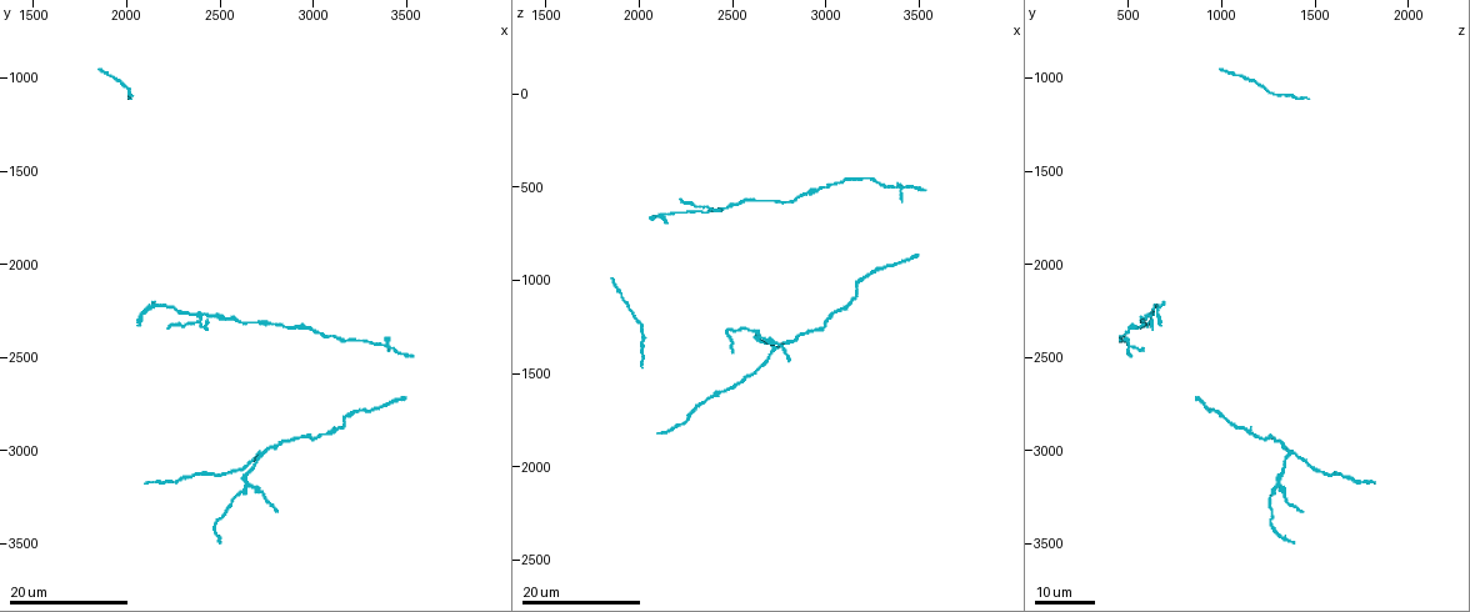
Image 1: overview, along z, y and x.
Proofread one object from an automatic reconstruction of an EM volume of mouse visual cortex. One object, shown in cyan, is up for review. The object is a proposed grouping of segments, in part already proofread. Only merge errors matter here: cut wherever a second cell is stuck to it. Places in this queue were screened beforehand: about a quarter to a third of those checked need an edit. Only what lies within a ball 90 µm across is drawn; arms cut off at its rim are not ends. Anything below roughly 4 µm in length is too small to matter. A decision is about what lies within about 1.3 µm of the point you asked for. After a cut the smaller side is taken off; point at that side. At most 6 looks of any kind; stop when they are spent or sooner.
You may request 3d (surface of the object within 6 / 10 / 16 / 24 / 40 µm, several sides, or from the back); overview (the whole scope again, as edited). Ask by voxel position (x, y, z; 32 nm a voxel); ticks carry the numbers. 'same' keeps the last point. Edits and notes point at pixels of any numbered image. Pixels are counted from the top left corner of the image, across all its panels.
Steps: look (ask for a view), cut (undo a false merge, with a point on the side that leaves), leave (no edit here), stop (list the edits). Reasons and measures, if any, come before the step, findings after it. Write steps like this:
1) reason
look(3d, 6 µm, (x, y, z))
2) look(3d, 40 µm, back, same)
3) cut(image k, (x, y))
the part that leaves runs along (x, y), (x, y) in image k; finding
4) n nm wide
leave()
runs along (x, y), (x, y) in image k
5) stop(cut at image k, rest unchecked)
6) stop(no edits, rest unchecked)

look(3d, 24 µm, (2720, 3020, 1360))

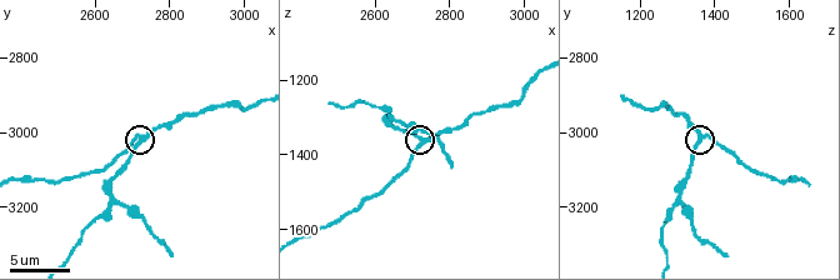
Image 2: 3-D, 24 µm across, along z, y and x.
look(3d, 6 µm, (2720, 3020, 1360))

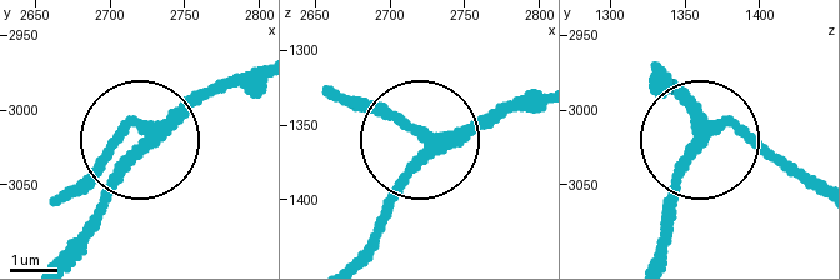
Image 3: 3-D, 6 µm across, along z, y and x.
240 nm wide
leave()
runs along (250, 76), (166, 113), (63, 251) in image 3; continuous, no second cell

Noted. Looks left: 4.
four or more arms meet
look(3d, 16 µm, (3400, 2440, 500))

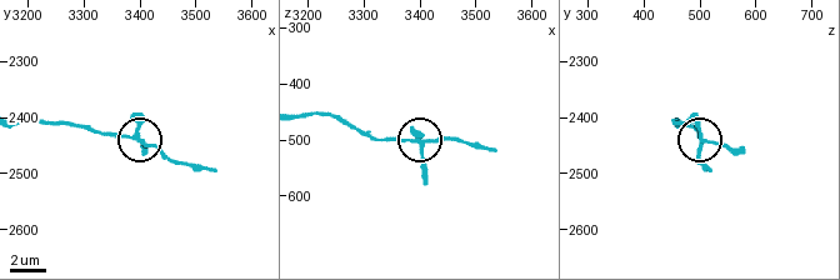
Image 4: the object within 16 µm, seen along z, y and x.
look(3d, 10 µm, (3400, 2445, 515))

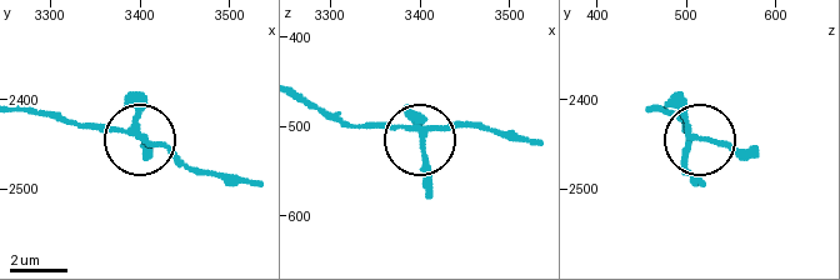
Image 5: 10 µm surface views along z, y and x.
look(3d, 6 µm, (3405, 2440, 515))

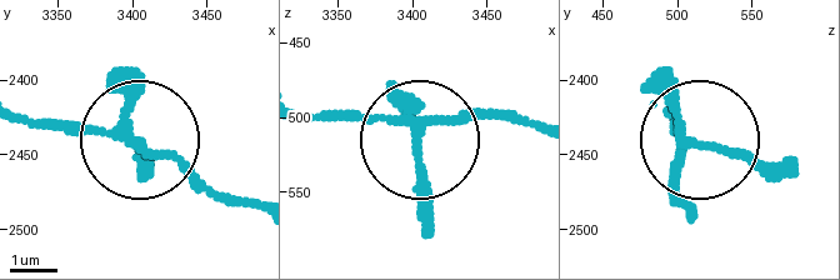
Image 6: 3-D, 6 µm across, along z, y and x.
side arm 5 µm
leave()
runs along (28, 126), (123, 134), (215, 198) in image 6; one cell here

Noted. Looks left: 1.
stop(no edits, rest unchecked)

